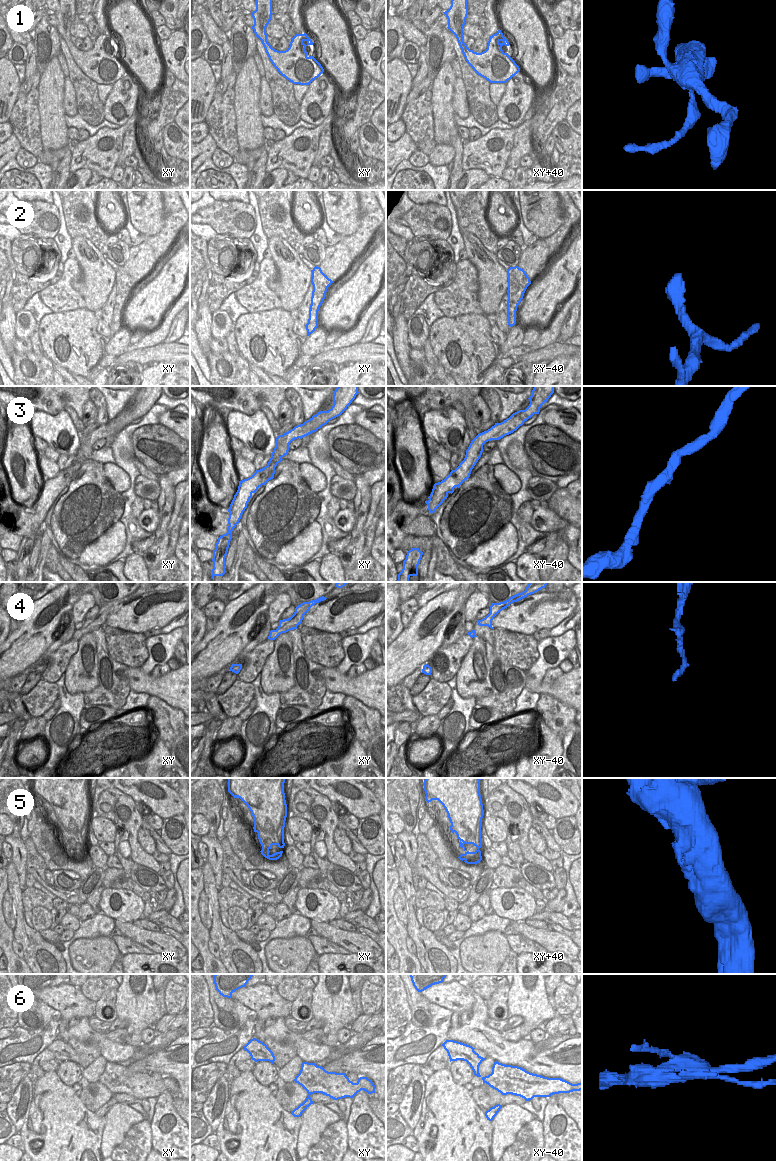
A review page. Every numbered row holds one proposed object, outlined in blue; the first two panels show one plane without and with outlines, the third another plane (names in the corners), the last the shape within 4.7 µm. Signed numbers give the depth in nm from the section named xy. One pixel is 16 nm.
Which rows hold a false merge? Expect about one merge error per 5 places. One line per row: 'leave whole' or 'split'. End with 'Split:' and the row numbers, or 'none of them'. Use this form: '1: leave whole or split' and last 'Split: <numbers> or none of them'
1: leave whole
2: leave whole
3: leave whole
4: leave whole
5: leave whole
6: split
Split: 6

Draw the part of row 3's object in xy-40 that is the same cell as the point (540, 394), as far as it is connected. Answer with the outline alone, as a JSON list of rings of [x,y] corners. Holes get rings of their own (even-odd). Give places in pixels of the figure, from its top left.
[[[534,386],[529,406],[525,410],[519,410],[513,413],[509,418],[501,423],[495,423],[487,431],[478,434],[470,443],[466,450],[464,460],[459,466],[450,472],[450,474],[441,482],[435,483],[429,500],[425,501],[428,505],[430,513],[434,513],[436,509],[448,497],[449,493],[454,492],[455,487],[460,485],[470,477],[471,471],[480,459],[483,452],[483,445],[491,440],[499,440],[506,435],[516,431],[534,414],[539,414],[542,405],[548,401],[554,393],[554,386]]]

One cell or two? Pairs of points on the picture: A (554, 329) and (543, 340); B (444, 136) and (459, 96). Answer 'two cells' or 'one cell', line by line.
A: one cell
B: two cells

